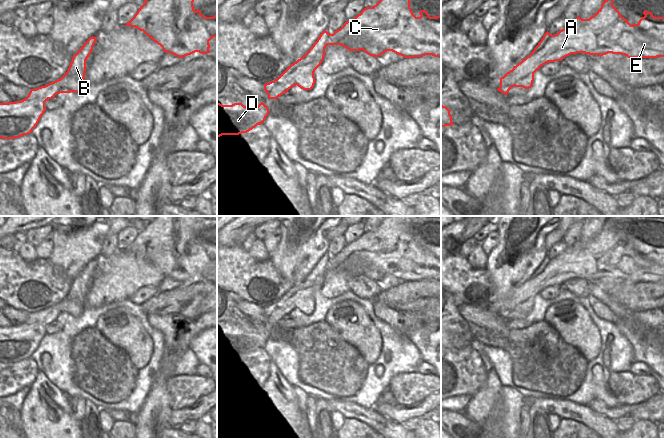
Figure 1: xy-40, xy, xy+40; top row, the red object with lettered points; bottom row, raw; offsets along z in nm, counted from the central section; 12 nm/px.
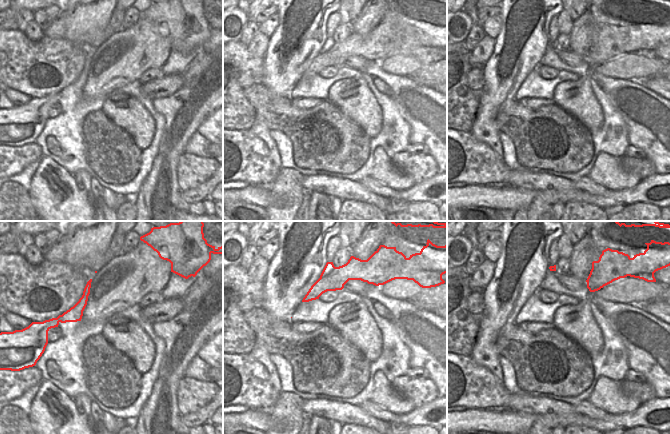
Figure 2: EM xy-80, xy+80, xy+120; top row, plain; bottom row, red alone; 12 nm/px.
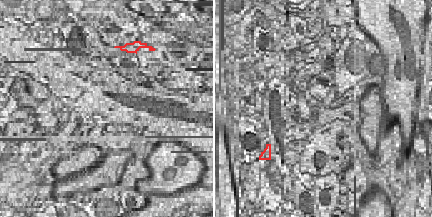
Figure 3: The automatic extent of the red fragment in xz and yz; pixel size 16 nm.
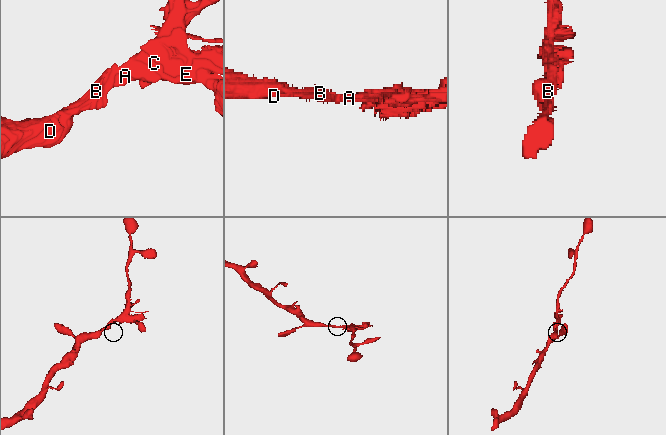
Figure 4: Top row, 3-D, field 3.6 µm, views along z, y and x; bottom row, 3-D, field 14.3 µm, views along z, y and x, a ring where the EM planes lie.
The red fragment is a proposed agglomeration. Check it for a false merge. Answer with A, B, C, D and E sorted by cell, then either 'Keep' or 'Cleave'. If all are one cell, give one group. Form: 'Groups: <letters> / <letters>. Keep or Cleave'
Groups: A B C D E. Keep.

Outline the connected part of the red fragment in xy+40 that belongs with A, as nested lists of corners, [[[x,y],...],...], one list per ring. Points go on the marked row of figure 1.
[[[613,0],[603,1],[601,8],[589,19],[578,16],[555,35],[547,31],[532,53],[500,78],[500,87],[496,90],[507,95],[514,86],[529,89],[533,85],[534,73],[541,66],[548,62],[562,61],[571,54],[585,53],[601,57],[612,53],[628,58],[665,57],[665,15],[654,17],[647,10],[643,14],[645,16],[637,24],[631,25],[613,6]]]

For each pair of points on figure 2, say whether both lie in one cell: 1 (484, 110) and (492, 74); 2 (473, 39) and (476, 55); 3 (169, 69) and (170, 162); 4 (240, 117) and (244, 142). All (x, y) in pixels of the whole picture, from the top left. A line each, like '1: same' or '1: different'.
1: same
2: different
3: different
4: different

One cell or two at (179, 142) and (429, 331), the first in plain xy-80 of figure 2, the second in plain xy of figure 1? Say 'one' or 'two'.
two

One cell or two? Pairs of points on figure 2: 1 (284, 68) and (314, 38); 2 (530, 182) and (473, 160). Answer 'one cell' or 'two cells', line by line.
1: one cell
2: one cell

